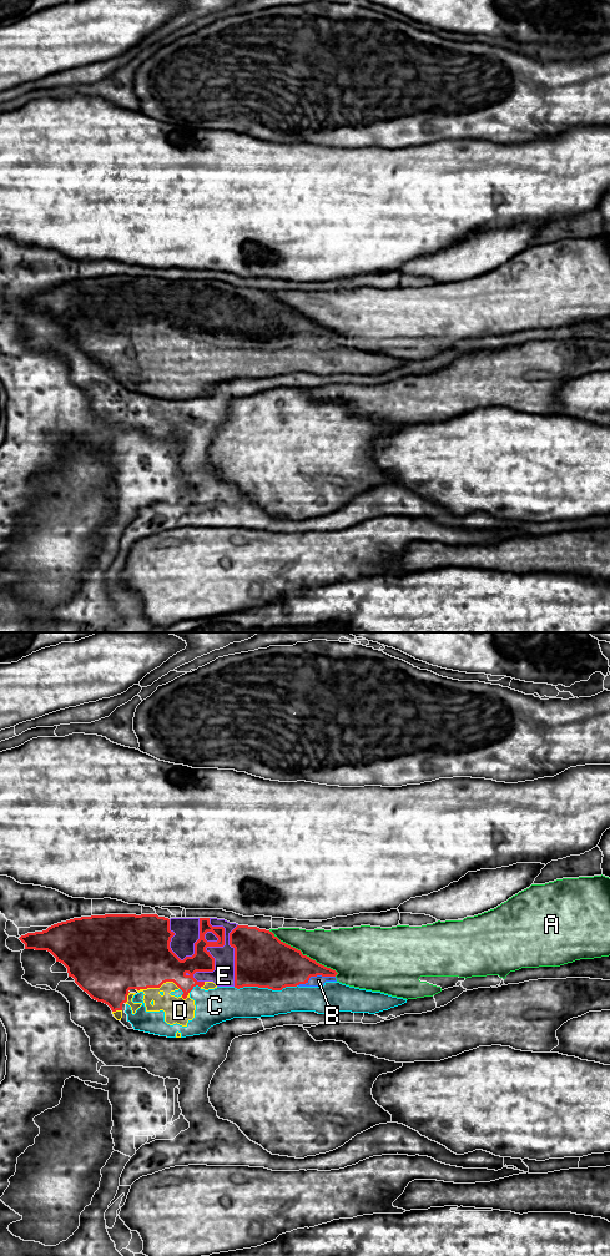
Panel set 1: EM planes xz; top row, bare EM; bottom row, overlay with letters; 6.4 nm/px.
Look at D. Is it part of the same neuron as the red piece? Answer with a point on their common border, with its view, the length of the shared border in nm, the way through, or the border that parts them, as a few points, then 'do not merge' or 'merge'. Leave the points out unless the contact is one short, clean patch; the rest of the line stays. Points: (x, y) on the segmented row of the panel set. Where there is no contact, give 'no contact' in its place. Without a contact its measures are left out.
xz (157, 987) | 280 nm | merge

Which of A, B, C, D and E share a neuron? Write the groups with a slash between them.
A / B C D E

